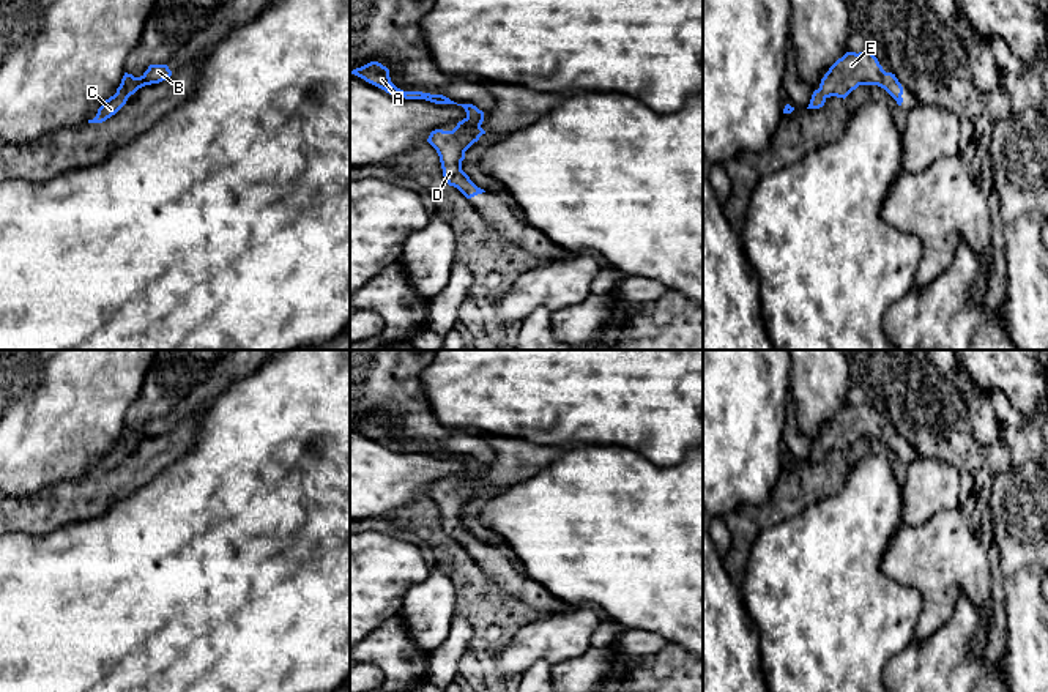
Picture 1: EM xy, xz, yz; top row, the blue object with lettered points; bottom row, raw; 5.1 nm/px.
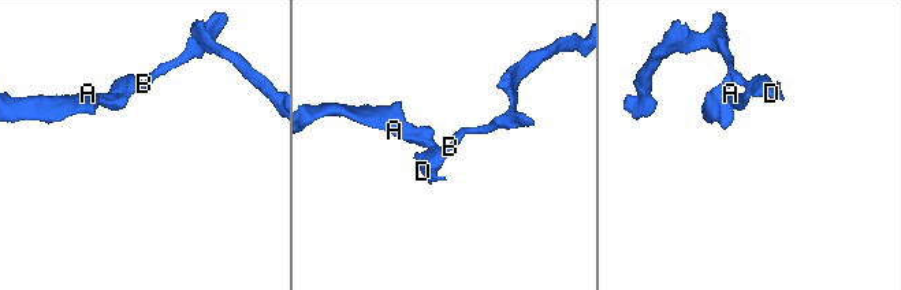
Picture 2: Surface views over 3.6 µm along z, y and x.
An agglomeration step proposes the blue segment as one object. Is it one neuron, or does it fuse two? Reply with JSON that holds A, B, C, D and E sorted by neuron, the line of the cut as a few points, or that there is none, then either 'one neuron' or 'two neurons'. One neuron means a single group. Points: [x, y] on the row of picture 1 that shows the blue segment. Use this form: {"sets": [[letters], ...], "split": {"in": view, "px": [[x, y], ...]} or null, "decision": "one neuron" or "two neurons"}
{"sets": [["A", "B", "C", "D", "E"]], "split": null, "decision": "one neuron"}

